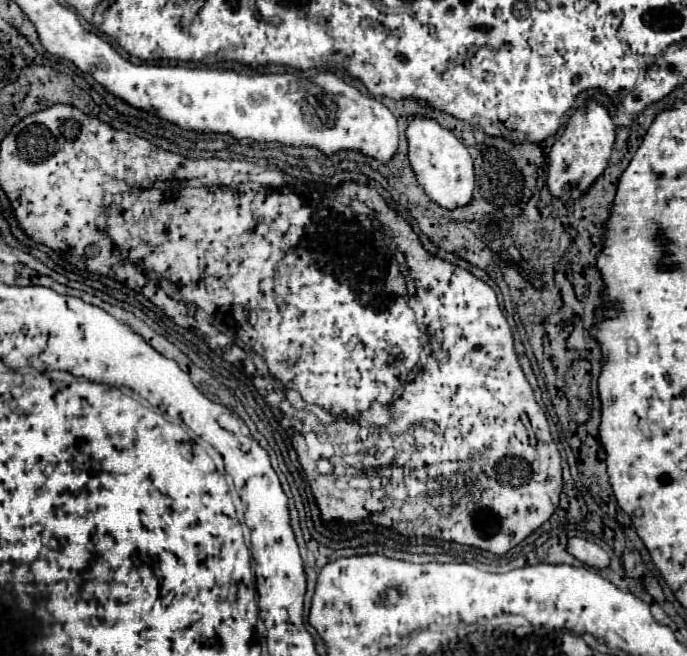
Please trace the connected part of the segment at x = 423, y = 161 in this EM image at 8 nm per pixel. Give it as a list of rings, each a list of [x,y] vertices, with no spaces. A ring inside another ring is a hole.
[[[415,119],[407,127],[409,141],[409,161],[417,175],[419,185],[425,189],[427,197],[441,205],[443,209],[465,207],[473,201],[475,189],[475,171],[473,159],[467,147],[447,129],[443,129],[435,119]]]

